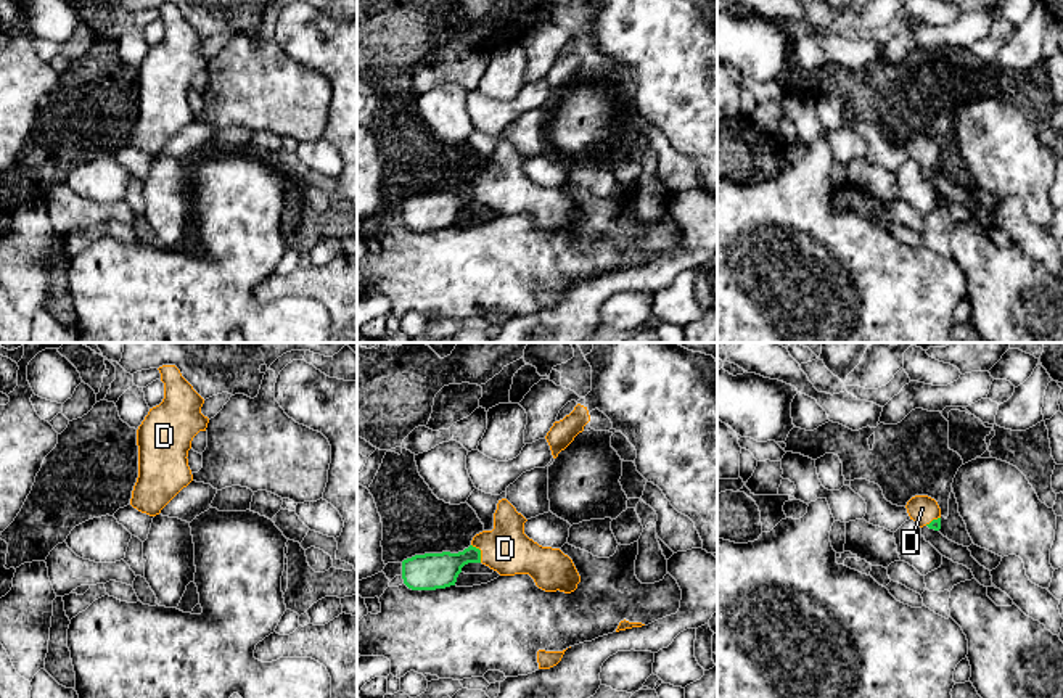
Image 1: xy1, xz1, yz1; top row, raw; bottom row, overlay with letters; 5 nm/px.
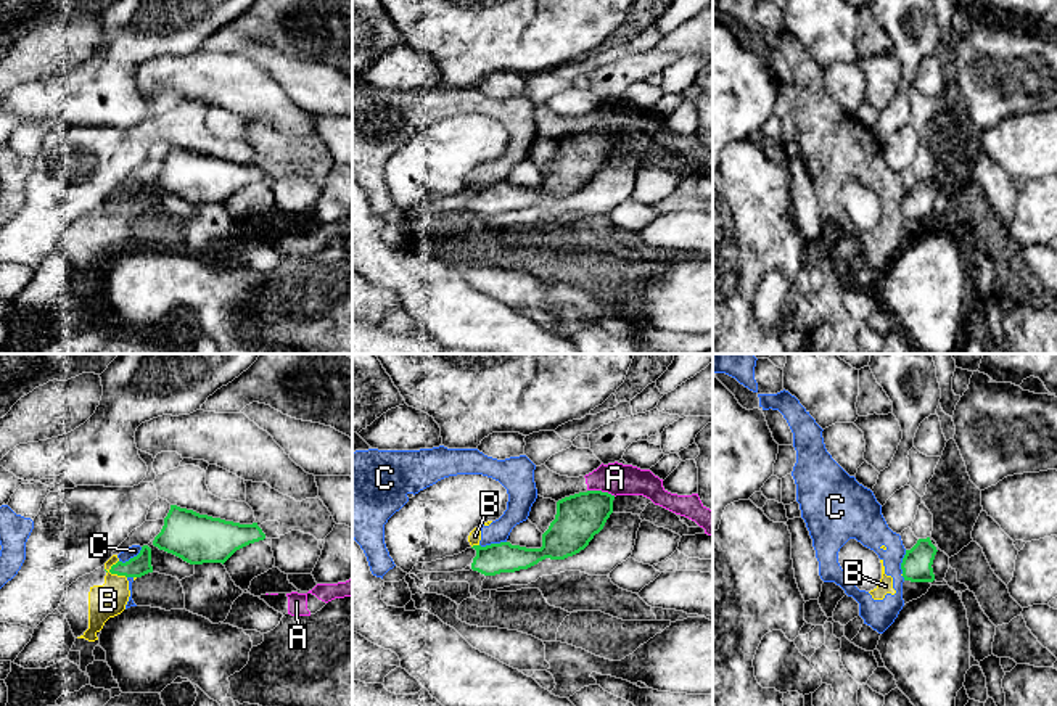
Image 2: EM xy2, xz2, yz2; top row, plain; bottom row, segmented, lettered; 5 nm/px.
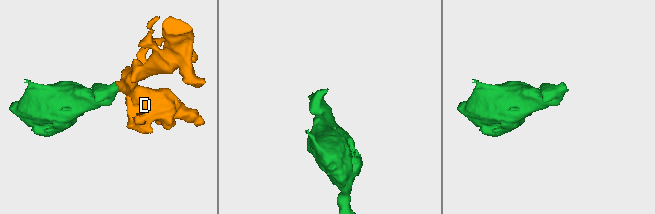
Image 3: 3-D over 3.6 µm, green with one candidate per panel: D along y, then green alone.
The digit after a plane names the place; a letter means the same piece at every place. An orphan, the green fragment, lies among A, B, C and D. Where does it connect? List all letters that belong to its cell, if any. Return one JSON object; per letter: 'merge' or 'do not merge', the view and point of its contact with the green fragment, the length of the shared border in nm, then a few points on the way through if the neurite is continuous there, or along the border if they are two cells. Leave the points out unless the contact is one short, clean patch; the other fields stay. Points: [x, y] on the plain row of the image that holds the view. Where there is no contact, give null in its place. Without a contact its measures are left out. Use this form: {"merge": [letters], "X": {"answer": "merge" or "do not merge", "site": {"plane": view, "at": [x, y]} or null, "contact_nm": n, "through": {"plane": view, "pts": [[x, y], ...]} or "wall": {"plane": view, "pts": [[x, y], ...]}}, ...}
{"merge": ["D"], "A": {"answer": "do not merge", "site": {"plane": "xz2", "at": [600, 131]}, "contact_nm": 150}, "B": {"answer": "do not merge", "site": {"plane": "xy2", "at": [116, 213]}, "contact_nm": 120, "wall": {"plane": "xy2", "pts": [[105, 208], [126, 217]]}}, "C": {"answer": "do not merge", "site": {"plane": "xz2", "at": [493, 184]}, "contact_nm": 140, "wall": {"plane": "xz2", "pts": [[505, 180], [480, 185]]}}, "D": {"answer": "merge", "site": {"plane": "xz1", "at": [480, 192]}, "contact_nm": 110, "through": {"plane": "xz1", "pts": [[435, 211], [480, 192], [505, 188]]}}}

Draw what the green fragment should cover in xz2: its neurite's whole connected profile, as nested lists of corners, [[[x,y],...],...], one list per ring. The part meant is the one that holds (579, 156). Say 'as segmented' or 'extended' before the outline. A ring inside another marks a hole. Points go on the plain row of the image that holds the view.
as segmented; [[[602,130],[579,132],[557,142],[557,154],[542,174],[541,188],[510,182],[473,185],[476,196],[471,209],[484,215],[528,209],[539,201],[565,199],[584,190],[613,153],[615,135]]]

